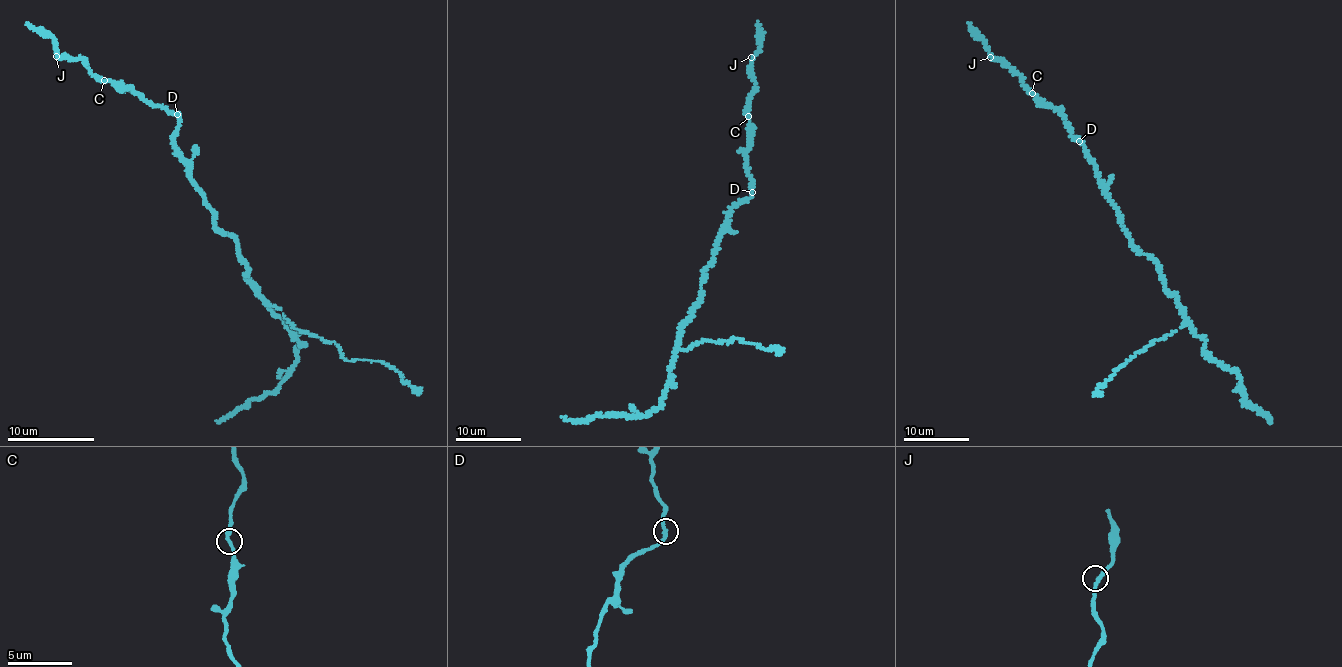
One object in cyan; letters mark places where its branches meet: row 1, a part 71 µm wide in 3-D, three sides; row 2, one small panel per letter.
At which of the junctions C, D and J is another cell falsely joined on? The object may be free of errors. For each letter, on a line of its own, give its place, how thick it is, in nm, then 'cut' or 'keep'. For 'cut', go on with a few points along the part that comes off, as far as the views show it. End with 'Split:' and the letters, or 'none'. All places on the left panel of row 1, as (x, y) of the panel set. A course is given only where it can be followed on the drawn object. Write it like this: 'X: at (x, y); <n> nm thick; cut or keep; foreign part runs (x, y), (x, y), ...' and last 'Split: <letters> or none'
C: at (104, 80); 300 nm thick; keep
D: at (177, 114); 300 nm thick; keep
J: at (56, 56); 300 nm thick; keep
Split: none

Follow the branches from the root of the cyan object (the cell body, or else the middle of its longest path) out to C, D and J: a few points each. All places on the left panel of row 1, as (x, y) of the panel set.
C: (212, 209), (176, 147), (175, 115), (134, 95), (130, 88), (120, 90), (104, 80)
D: (212, 209), (192, 178), (189, 164), (176, 147), (177, 115)
J: (212, 209), (176, 147), (175, 115), (130, 88), (120, 90), (98, 79), (80, 59), (56, 56)

